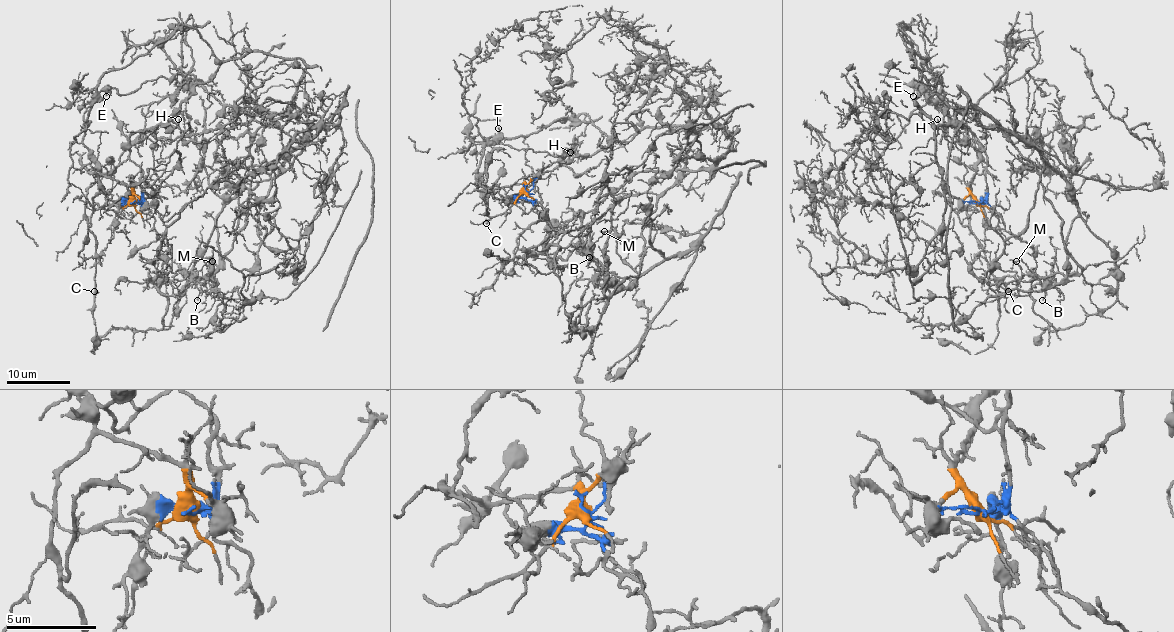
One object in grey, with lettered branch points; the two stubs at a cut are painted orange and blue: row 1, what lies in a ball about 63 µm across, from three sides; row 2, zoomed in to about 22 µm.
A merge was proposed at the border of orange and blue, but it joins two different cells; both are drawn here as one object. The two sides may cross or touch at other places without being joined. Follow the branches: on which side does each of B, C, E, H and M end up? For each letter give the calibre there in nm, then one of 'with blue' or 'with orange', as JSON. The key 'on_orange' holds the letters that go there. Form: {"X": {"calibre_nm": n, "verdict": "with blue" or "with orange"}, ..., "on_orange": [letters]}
{"B": {"calibre_nm": 110, "verdict": "with blue"}, "C": {"calibre_nm": 110, "verdict": "with orange"}, "E": {"calibre_nm": 110, "verdict": "with blue"}, "H": {"calibre_nm": 110, "verdict": "with blue"}, "M": {"calibre_nm": 120, "verdict": "with blue"}, "on_orange": ["C"]}

